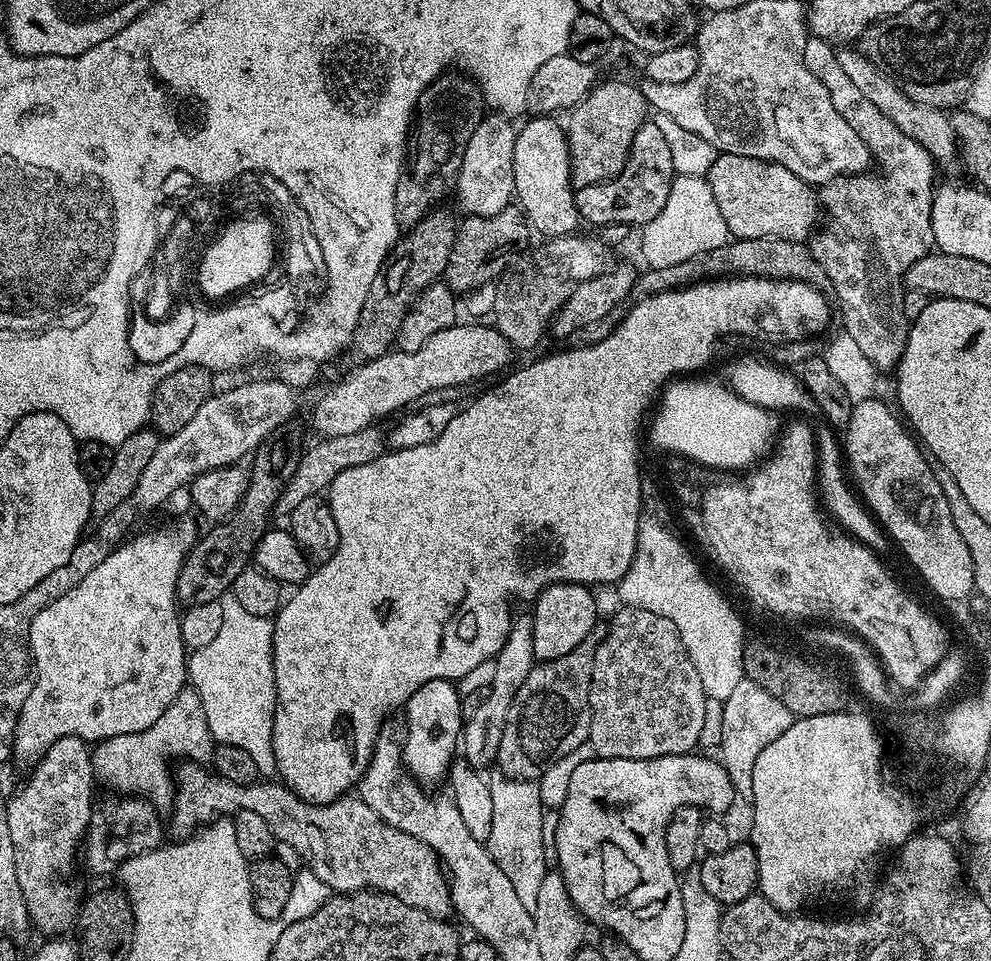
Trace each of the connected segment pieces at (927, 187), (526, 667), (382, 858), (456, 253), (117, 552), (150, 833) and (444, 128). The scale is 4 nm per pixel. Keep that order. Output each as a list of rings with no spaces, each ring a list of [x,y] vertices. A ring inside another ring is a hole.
[[[809,35],[804,57],[810,74],[826,86],[834,110],[858,130],[872,152],[875,167],[880,167],[880,176],[839,176],[819,189],[826,219],[824,229],[822,224],[811,237],[810,247],[830,278],[831,291],[836,292],[840,303],[838,316],[844,319],[843,331],[848,332],[858,342],[859,349],[871,358],[899,358],[908,341],[910,327],[904,315],[902,281],[910,266],[934,248],[932,194],[938,164],[914,138],[906,138],[874,102],[858,94],[854,82],[846,78],[846,70],[838,66],[836,48],[829,41]]]
[[[517,615],[512,622],[512,629],[502,646],[502,650],[494,657],[495,675],[490,694],[482,706],[467,713],[463,721],[463,732],[459,738],[459,751],[462,759],[470,766],[484,770],[488,763],[495,761],[500,754],[502,734],[506,730],[506,714],[510,714],[516,703],[516,692],[522,690],[522,682],[526,682],[526,674],[530,674],[533,664],[537,663],[534,654],[534,638],[532,637],[532,617]],[[464,751],[464,752],[463,752]]]
[[[184,762],[181,765],[181,768],[177,767],[174,772],[174,803],[170,808],[172,828],[177,832],[177,837],[187,837],[217,818],[228,818],[242,810],[254,810],[254,814],[266,818],[277,841],[283,847],[285,844],[286,847],[293,848],[308,863],[305,864],[307,871],[318,874],[325,889],[336,894],[365,890],[389,892],[391,896],[410,906],[418,906],[418,910],[426,910],[426,914],[431,916],[448,918],[453,915],[452,892],[448,889],[448,878],[440,859],[436,857],[436,851],[418,838],[390,826],[378,814],[374,814],[374,810],[370,810],[370,806],[366,806],[366,802],[362,802],[359,795],[345,794],[329,804],[312,804],[285,788],[280,782],[235,784],[203,763]]]
[[[516,206],[503,208],[498,210],[498,214],[489,216],[464,216],[459,221],[443,279],[457,294],[475,292],[477,288],[491,285],[508,267],[509,257],[529,243],[528,232],[530,233],[529,221]]]
[[[180,520],[173,528],[135,536],[115,545],[78,586],[53,600],[33,619],[29,642],[34,679],[12,740],[13,757],[27,766],[41,760],[58,738],[76,736],[85,742],[99,742],[122,734],[138,734],[146,726],[154,726],[166,706],[186,687],[188,661],[180,630],[181,613],[177,608],[177,580],[184,560],[198,539],[196,524],[192,520]]]
[[[131,794],[108,795],[112,796],[93,807],[88,835],[84,837],[82,845],[82,864],[84,860],[85,866],[96,876],[104,876],[107,872],[115,873],[131,856],[159,848],[166,840],[164,824],[160,821],[161,813],[151,800]]]
[[[449,70],[430,85],[418,98],[414,127],[410,132],[410,147],[406,152],[406,167],[398,178],[394,194],[396,223],[407,230],[437,207],[436,204],[456,183],[456,171],[462,166],[466,142],[486,115],[484,95],[480,86],[467,74]]]

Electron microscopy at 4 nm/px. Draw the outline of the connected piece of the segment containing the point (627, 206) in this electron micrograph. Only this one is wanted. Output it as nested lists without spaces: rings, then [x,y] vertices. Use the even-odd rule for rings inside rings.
[[[646,122],[634,134],[626,166],[613,180],[575,189],[575,204],[579,219],[585,225],[586,223],[598,226],[646,225],[652,218],[656,218],[666,205],[674,176],[676,176],[674,162],[670,158],[670,149],[662,130],[658,130],[654,122]]]

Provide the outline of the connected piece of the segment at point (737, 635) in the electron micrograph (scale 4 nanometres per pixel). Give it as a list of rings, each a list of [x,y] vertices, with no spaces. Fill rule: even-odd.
[[[654,524],[645,525],[641,529],[640,553],[630,562],[630,570],[626,570],[624,577],[618,582],[620,588],[620,604],[634,606],[638,610],[650,610],[650,614],[662,614],[662,618],[670,618],[690,654],[690,662],[698,670],[698,678],[702,681],[702,690],[708,695],[709,701],[722,702],[730,698],[730,694],[737,688],[736,681],[740,674],[741,631],[736,616],[729,612],[723,600],[712,588],[705,584],[697,575],[688,556],[681,551],[680,545],[660,531]]]

